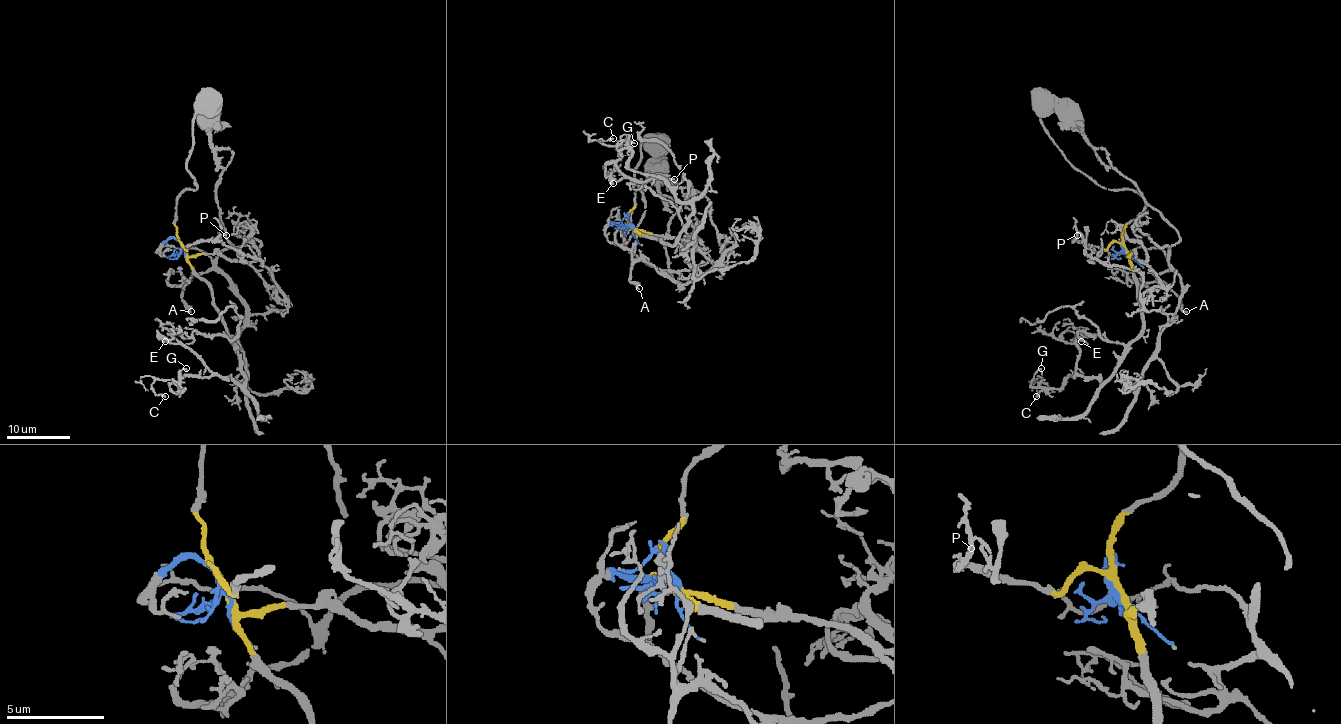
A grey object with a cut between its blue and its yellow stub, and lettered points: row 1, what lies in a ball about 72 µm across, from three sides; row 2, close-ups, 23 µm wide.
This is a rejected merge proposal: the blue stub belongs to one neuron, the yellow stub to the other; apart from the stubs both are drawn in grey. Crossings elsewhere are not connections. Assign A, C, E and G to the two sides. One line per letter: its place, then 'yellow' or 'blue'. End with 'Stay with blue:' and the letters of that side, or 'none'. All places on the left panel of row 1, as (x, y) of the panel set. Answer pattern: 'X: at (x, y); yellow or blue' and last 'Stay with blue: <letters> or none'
A: at (191, 311); blue
C: at (165, 396); yellow
E: at (165, 341); yellow
G: at (186, 368); yellow
Stay with blue: A

